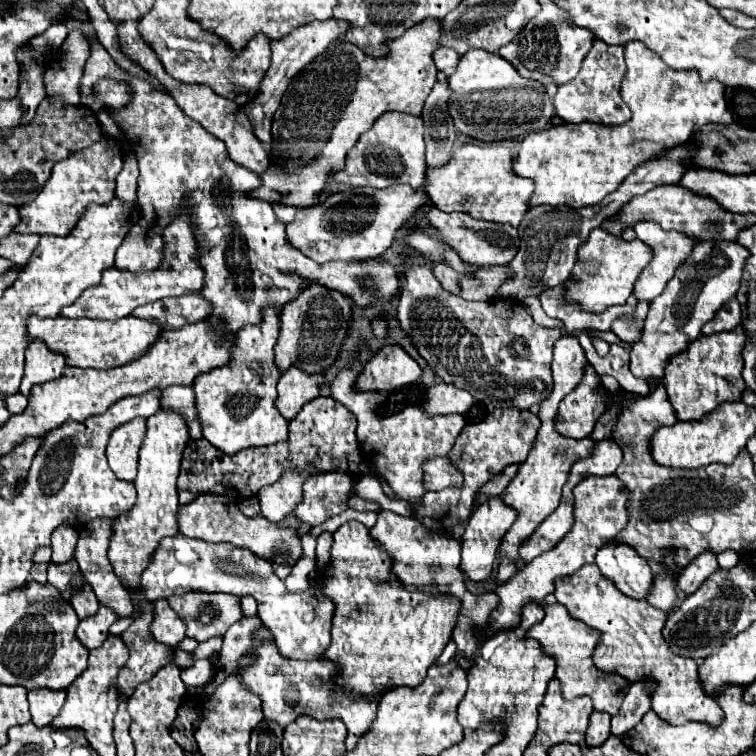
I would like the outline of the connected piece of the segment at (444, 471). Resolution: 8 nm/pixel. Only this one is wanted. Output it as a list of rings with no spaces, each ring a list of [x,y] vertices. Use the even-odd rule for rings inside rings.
[[[448,456],[428,458],[422,464],[422,472],[424,472],[422,482],[424,482],[426,492],[444,490],[444,488],[450,488],[450,486],[462,486],[462,482],[464,482],[464,478],[460,476],[458,468],[452,466]]]

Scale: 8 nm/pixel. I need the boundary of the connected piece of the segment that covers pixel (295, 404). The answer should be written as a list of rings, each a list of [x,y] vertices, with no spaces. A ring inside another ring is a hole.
[[[290,368],[278,380],[276,408],[280,410],[280,414],[284,414],[288,422],[292,422],[300,408],[318,396],[322,384],[324,384],[322,376],[308,376],[298,368]]]

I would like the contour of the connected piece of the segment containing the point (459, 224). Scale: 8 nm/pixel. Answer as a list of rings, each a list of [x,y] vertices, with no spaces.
[[[432,208],[428,212],[428,218],[432,226],[438,230],[444,242],[448,242],[460,256],[462,260],[478,266],[494,266],[494,264],[508,264],[520,246],[520,236],[518,230],[514,230],[508,224],[494,224],[494,222],[484,222],[484,220],[474,220],[470,214],[464,212],[440,212],[438,208]]]

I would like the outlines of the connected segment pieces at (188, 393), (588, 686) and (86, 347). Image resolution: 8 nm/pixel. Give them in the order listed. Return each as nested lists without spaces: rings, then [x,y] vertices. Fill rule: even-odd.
[[[168,388],[168,390],[162,390],[160,406],[162,406],[162,410],[180,412],[180,416],[186,418],[192,440],[198,440],[202,436],[192,388]]]
[[[554,604],[554,606],[546,608],[546,616],[542,622],[528,628],[526,636],[538,640],[542,650],[556,660],[556,678],[562,684],[564,700],[572,700],[576,696],[590,696],[596,710],[608,712],[612,716],[618,714],[620,704],[624,700],[624,694],[630,688],[630,682],[616,676],[616,674],[606,674],[594,666],[592,652],[600,640],[600,632],[590,630],[580,620],[574,620],[562,604]]]
[[[64,316],[58,318],[28,318],[26,334],[30,340],[42,340],[48,350],[64,354],[68,366],[76,368],[114,368],[122,366],[124,362],[130,362],[132,358],[140,356],[154,340],[160,336],[160,326],[154,322],[146,322],[134,316],[120,318],[116,322],[108,320],[90,320],[90,318],[78,318],[70,320]]]

